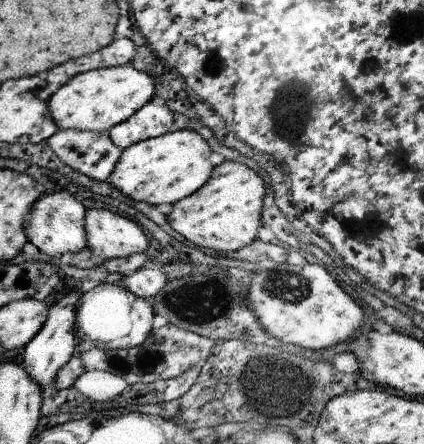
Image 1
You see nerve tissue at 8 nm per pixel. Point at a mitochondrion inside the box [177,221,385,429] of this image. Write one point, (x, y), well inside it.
(270, 390)

